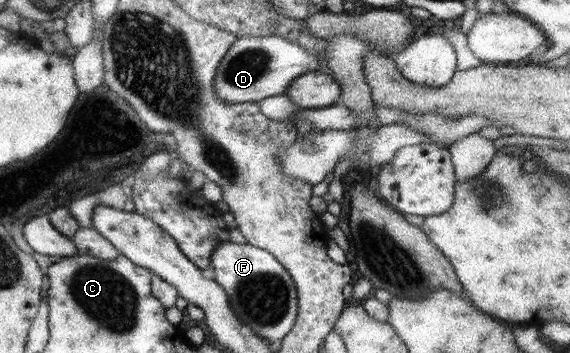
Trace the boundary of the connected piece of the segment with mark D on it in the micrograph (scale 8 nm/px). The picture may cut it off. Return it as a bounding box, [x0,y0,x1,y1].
[211,36,317,104]

